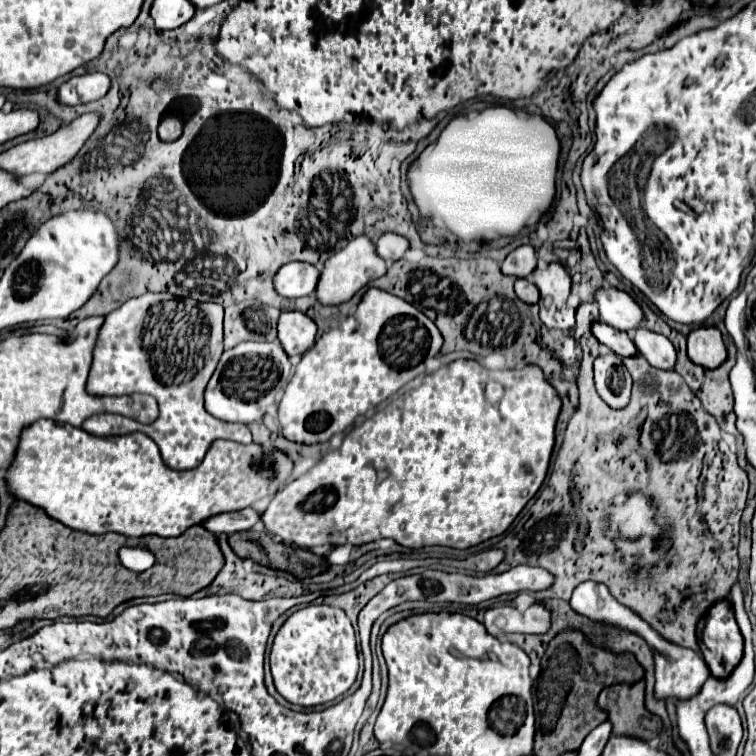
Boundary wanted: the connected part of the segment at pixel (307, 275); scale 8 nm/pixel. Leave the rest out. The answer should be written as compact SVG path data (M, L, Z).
M288 262L274 274L274 288L284 298L308 296L316 288L316 278L320 270L304 262Z

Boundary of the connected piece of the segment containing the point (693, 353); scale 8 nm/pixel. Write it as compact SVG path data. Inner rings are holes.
M702 326L688 334L688 358L708 370L722 366L728 358L722 334L714 326Z

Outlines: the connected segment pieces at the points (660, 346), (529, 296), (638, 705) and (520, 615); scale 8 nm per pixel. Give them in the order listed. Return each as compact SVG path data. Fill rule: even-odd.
M636 328L632 342L636 344L638 352L654 366L654 368L662 368L662 370L672 370L674 362L676 362L676 350L672 346L672 342L658 334L658 332L650 332L646 328Z
M518 278L516 280L516 296L528 304L536 304L538 302L538 288L532 280L528 278Z
M644 680L636 684L612 684L600 692L600 706L608 710L612 734L652 740L662 728L662 720L644 706Z
M534 602L526 612L512 606L498 606L486 610L484 624L492 636L498 636L500 632L542 634L550 628L550 612L538 602Z

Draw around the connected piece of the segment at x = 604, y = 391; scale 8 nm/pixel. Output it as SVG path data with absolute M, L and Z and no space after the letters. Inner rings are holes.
M614 352L600 354L594 360L594 380L598 394L604 398L604 402L608 402L608 406L622 408L628 404L632 378L620 356Z

